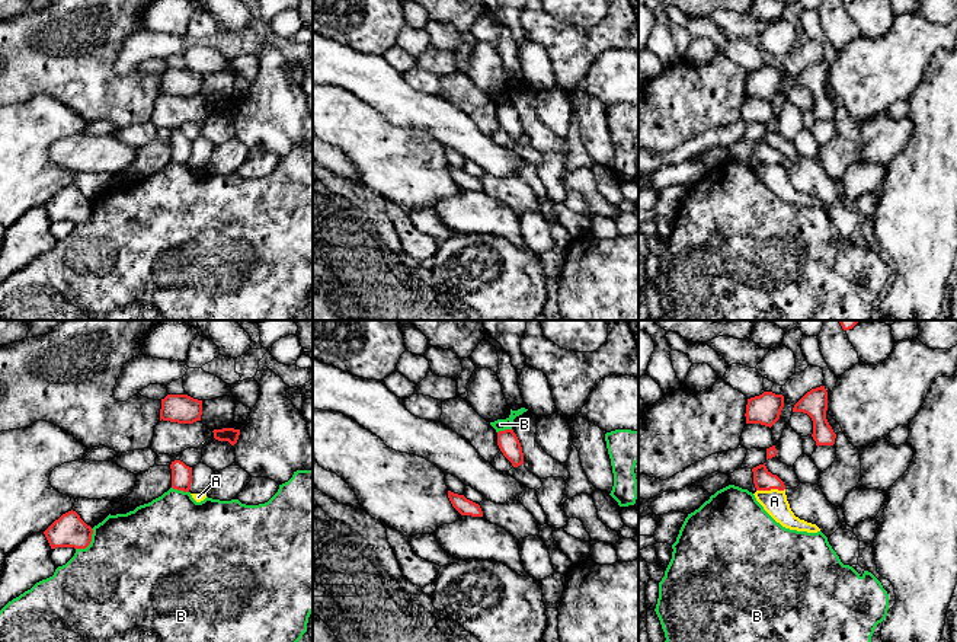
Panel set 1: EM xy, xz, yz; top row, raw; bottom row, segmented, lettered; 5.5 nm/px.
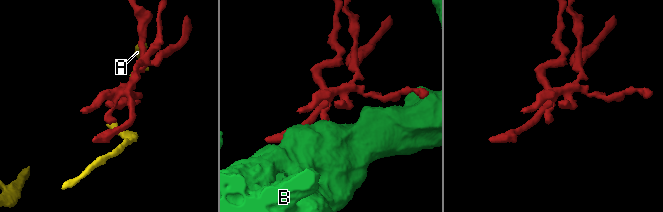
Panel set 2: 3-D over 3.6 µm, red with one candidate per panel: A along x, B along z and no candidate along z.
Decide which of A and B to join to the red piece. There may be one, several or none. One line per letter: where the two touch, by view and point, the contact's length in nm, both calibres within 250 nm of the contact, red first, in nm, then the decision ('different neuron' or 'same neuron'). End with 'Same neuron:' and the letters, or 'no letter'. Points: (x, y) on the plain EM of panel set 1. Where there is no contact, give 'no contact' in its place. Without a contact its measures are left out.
A: meets red in yz at (770, 163); contact 160 nm long; 110 nm thick on the red side, 140 nm on the other; different neuron
B: meets red in xy at (89, 217); contact 150 nm long; 180 nm thick on the red side, 500 nm on the other; different neuron
Same neuron: no letter

